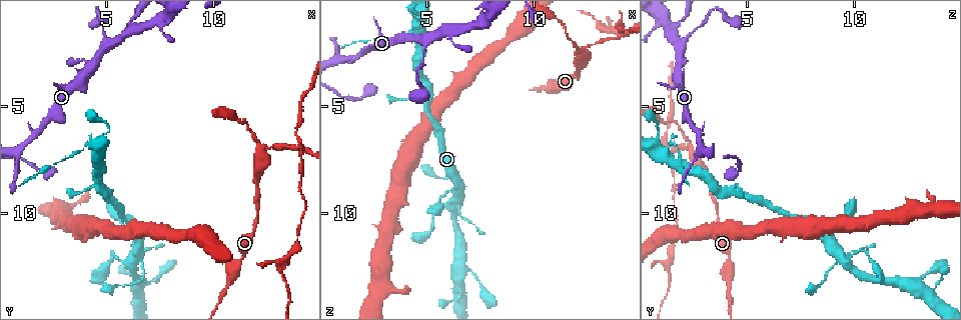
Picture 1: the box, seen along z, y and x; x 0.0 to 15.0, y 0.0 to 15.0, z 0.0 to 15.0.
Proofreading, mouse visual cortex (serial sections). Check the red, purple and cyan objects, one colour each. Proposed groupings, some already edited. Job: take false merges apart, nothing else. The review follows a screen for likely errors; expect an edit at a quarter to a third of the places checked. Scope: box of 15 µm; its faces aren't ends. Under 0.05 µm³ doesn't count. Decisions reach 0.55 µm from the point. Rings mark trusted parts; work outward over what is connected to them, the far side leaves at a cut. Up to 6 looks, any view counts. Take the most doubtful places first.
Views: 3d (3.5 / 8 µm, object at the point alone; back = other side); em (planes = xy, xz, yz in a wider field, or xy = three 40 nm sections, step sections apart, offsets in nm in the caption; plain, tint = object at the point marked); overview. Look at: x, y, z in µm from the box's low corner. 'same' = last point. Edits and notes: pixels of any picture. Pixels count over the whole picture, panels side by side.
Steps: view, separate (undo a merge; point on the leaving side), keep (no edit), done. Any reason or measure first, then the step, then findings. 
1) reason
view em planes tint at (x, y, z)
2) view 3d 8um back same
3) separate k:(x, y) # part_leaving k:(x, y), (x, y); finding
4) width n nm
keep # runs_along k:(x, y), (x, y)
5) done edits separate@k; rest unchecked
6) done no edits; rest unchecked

four arms meet
view 3d 3.5um at (6.4, 12.1, 9.5)

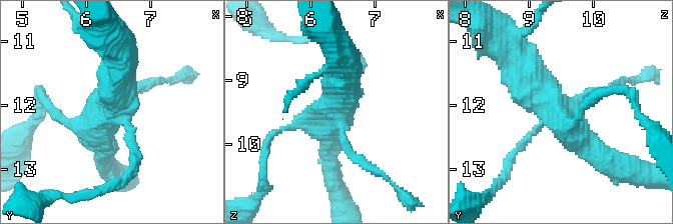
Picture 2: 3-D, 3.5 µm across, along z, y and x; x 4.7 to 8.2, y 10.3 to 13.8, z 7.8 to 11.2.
need the tissue
view em planes plain at (6.35, 12.15, 9.45)

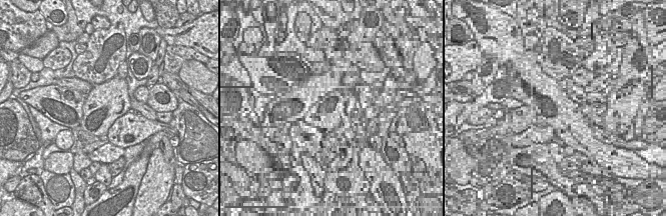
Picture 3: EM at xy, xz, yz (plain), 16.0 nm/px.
where the object lies
view em planes tint same

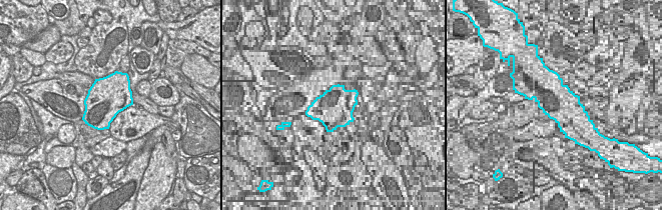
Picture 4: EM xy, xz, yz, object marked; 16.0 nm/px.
keep # runs_along 2:(517, 57), (586, 147), (604, 159); continuous, no second cell

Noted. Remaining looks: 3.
calibre changes
view 3d 3.5um at (12.0, 10.6, 3.6)

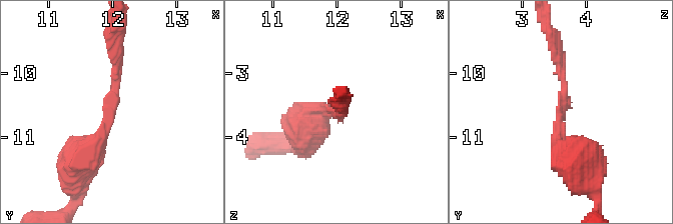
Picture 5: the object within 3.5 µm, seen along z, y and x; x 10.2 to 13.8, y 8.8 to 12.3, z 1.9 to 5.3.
now the EM
view em xy step 2 tint at (11.95, 10.60, 3.55)

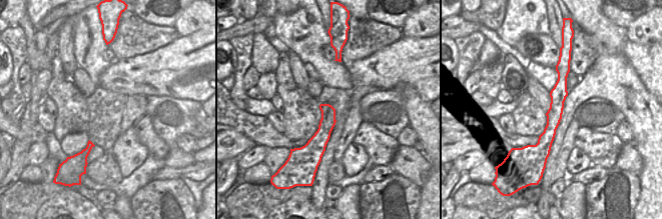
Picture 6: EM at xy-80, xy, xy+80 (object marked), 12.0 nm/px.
arm_widths 150, 500 nm
keep # runs_along 5:(76, 163), (107, 126), (116, 46); all the same cell

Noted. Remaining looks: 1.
done no edits; rest unchecked

